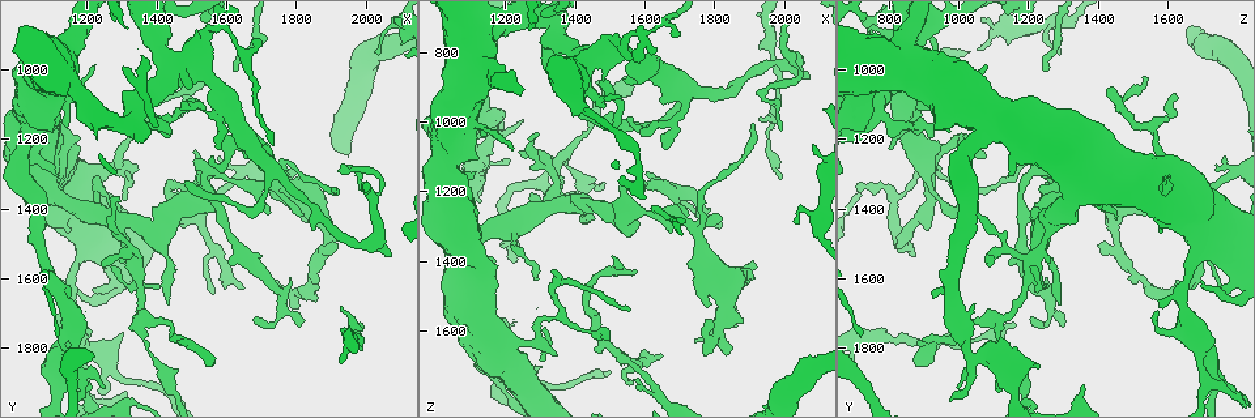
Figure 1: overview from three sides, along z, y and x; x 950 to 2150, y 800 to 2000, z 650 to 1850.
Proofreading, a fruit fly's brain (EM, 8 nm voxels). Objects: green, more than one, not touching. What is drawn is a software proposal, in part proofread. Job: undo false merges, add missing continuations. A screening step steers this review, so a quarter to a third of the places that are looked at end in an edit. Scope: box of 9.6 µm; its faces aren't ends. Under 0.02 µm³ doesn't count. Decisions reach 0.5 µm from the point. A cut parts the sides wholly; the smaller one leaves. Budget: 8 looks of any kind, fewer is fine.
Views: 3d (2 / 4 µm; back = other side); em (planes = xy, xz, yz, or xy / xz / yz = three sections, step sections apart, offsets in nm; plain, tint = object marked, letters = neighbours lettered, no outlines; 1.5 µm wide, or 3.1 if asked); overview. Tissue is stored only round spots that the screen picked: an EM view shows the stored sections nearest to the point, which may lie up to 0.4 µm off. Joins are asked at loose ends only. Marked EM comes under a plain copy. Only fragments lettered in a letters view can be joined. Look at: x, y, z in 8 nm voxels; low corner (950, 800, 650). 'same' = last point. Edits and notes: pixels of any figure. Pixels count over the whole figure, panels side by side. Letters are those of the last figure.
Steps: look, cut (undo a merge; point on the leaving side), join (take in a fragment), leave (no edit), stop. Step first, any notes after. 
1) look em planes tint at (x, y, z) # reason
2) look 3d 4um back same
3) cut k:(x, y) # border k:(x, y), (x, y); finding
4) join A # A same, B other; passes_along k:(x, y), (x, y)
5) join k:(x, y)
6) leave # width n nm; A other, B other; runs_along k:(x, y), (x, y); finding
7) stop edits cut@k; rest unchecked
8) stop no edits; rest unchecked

look 3d 2um at (2030, 960, 1290) # free end

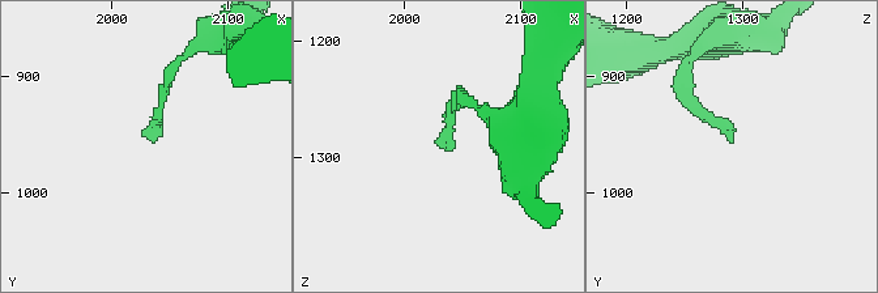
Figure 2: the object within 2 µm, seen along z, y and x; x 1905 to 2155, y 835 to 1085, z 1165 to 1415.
look em planes letters at (2032, 952, 1290)

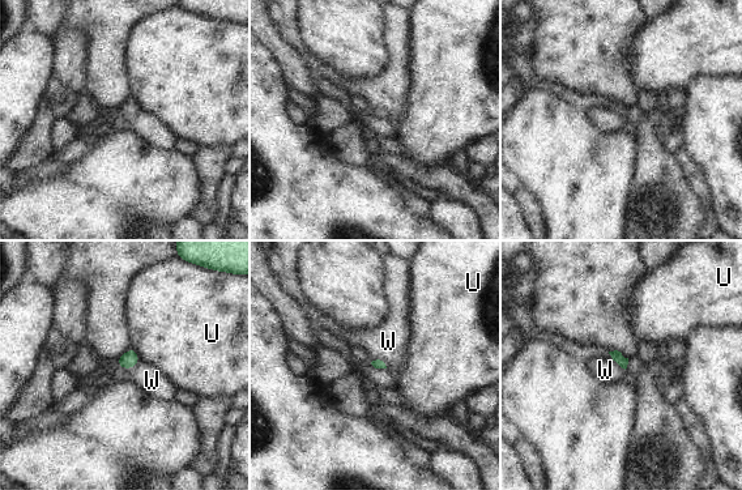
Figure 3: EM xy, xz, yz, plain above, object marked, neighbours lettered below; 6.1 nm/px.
leave # U other, W other; border 3:(140, 361), (129, 369), (118, 366); no lettered fragment goes on from it

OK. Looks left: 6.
look 3d 4um at (1520, 1420, 1670) # branch point

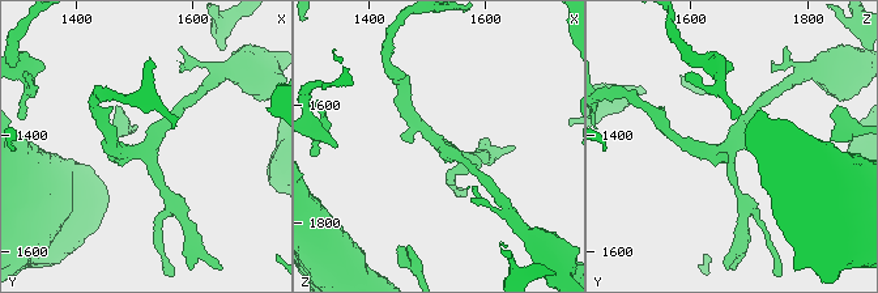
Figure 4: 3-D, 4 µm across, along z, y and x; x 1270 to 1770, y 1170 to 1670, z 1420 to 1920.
look em planes letters at (1515, 1425, 1660) # arms 3

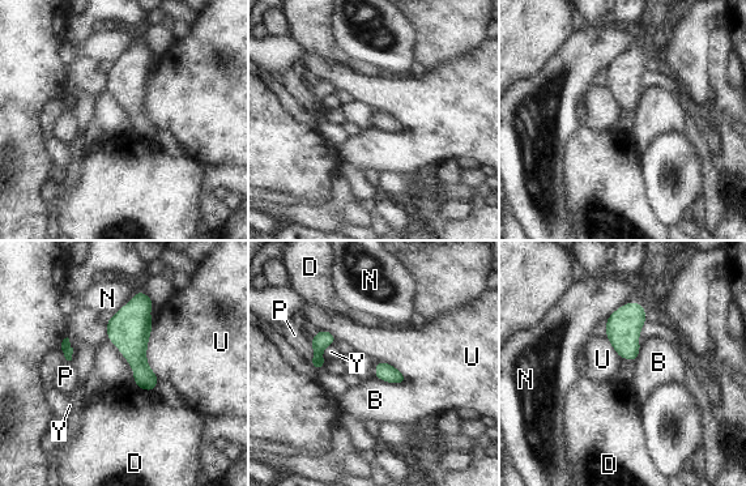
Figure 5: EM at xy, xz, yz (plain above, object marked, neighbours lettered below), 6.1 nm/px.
leave # width 220 nm; B other, D other, N other, P other, U other, Y other; continuous, no second neuron

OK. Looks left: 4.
look 3d 2um at (1290, 1380, 1040)

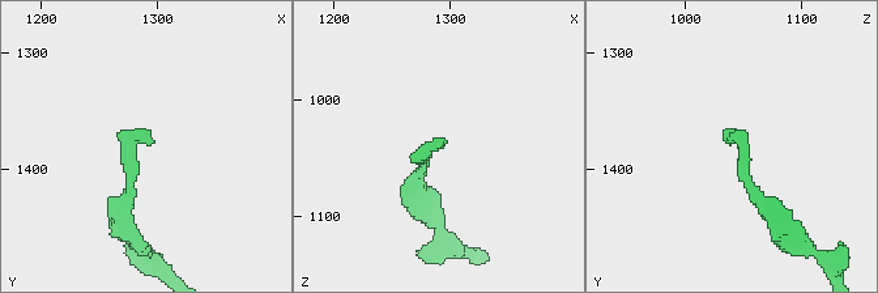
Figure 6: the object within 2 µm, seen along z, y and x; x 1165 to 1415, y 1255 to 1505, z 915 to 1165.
look em yz step 8 tint at (1296, 1378, 1038) # need the tissue

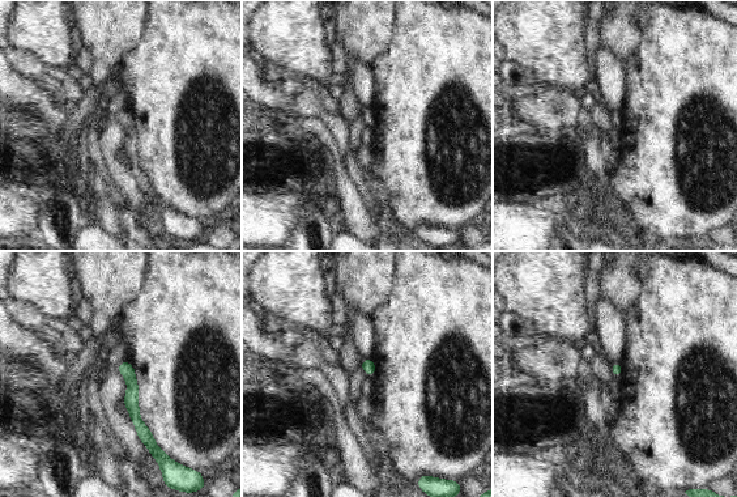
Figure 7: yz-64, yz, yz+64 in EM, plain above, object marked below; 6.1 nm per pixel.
look em planes letters same

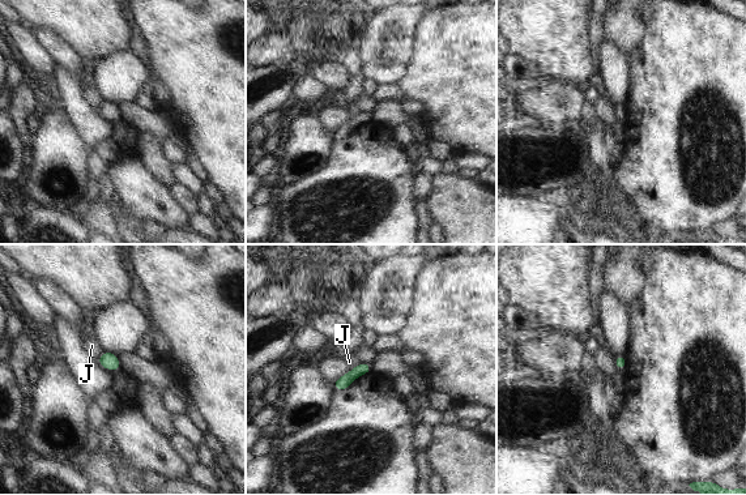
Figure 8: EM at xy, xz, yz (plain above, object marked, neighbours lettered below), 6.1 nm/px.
leave # longest_contact J 80 nm; J other; border 8:(105, 351), (96, 359); none of them fits

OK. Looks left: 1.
stop no edits; rest unchecked

